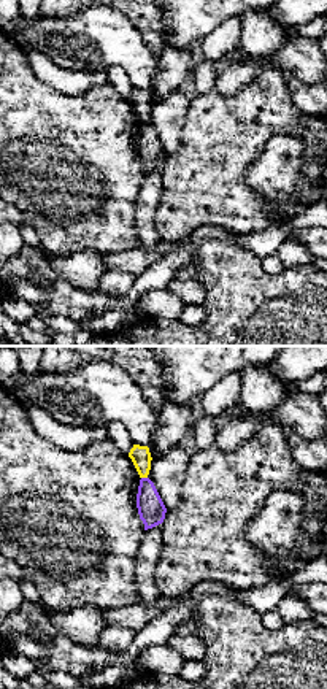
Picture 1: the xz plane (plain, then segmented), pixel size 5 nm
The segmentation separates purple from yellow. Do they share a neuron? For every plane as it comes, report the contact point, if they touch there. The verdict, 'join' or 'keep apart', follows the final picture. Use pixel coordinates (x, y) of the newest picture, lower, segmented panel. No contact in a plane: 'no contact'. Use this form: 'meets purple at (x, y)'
meets purple at (145, 478)

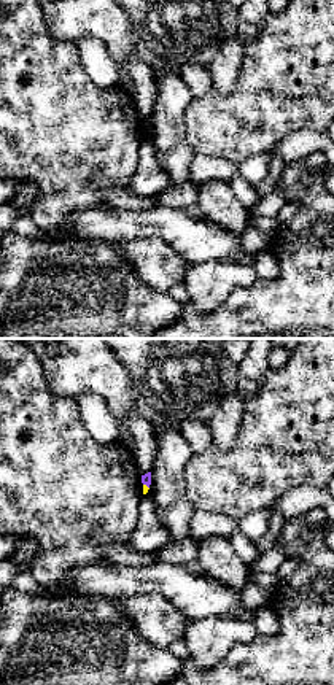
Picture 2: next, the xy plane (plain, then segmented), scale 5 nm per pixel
meets purple at (147, 485)

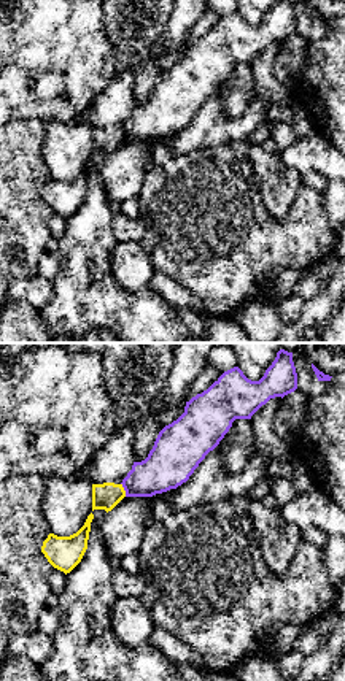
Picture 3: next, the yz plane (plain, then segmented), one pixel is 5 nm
meets purple at (124, 489)

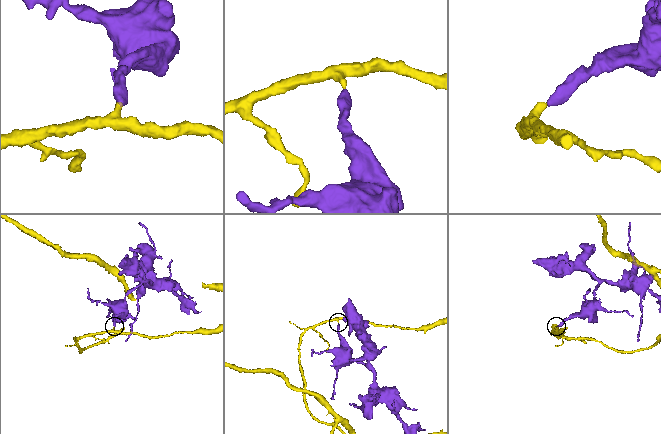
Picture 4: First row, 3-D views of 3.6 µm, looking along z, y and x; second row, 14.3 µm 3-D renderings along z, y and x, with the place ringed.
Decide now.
keep apart

